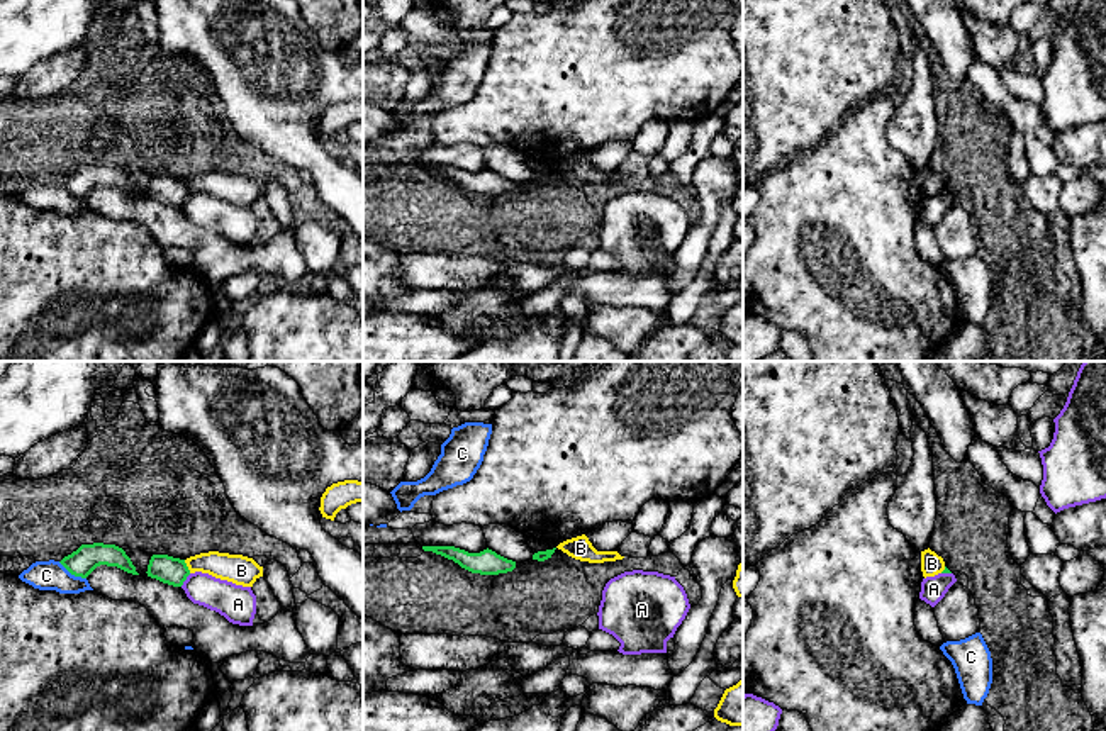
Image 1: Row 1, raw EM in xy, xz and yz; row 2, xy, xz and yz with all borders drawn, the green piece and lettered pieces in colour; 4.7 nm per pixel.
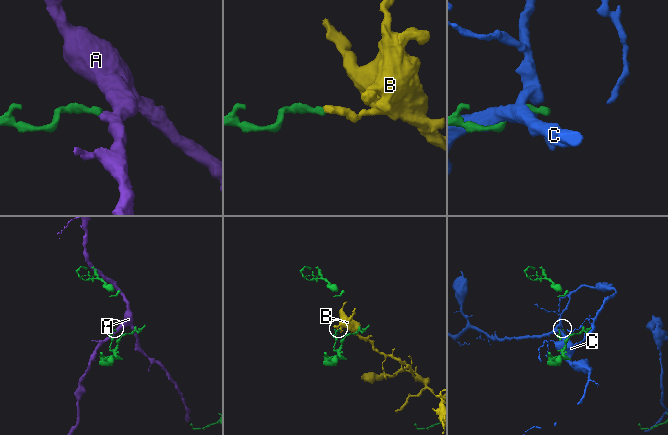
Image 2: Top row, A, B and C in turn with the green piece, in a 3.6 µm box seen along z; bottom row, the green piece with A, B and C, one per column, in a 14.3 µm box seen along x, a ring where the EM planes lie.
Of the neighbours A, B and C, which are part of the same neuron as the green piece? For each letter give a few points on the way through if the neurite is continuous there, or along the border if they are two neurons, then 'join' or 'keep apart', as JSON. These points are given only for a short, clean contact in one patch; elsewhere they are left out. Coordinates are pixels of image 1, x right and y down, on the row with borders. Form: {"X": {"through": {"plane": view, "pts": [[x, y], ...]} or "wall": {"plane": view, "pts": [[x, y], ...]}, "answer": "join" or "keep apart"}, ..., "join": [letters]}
{"A": {"wall": {"plane": "xy", "pts": [[190, 574], [180, 585]]}, "answer": "keep apart"}, "B": {"wall": {"plane": "xy", "pts": [[184, 560], [190, 572]]}, "answer": "keep apart"}, "C": {"answer": "keep apart"}, "join": []}

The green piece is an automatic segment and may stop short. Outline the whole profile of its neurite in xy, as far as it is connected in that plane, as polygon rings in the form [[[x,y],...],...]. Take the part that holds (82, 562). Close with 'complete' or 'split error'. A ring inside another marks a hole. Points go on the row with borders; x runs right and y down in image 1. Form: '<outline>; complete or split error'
[[[81,544],[76,551],[59,561],[71,575],[87,578],[97,566],[117,566],[127,573],[139,575],[126,551],[115,544]]]; complete

